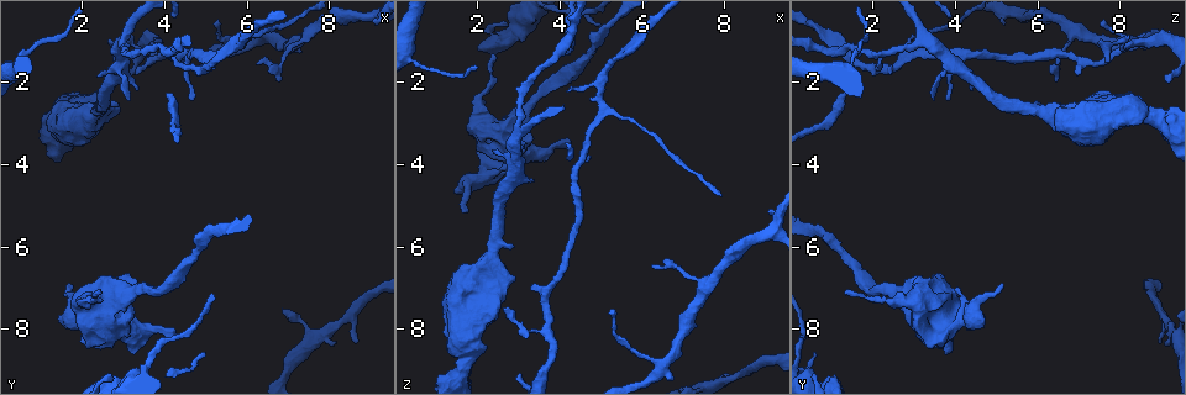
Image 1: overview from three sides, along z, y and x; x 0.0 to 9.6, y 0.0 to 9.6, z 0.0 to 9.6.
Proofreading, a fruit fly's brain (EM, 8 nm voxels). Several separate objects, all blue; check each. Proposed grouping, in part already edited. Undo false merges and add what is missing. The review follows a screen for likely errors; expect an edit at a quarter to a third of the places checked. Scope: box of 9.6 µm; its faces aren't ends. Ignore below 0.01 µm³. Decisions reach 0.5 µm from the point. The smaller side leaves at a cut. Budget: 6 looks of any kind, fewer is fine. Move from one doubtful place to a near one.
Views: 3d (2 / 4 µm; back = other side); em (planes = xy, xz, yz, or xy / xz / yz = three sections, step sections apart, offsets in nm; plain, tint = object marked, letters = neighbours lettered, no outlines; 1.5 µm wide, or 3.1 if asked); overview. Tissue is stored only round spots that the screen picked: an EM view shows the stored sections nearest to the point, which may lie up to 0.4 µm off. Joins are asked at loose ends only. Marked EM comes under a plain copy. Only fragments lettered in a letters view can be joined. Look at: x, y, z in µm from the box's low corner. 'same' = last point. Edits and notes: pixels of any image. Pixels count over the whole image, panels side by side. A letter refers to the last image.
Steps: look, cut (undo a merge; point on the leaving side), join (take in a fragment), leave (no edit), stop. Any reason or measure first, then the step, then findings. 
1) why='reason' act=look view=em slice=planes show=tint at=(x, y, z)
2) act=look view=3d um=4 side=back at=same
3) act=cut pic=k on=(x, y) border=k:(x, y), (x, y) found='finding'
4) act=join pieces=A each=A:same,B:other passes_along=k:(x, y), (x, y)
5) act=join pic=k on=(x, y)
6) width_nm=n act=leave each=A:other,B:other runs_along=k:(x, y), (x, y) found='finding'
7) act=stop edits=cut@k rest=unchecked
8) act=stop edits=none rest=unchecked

why='abrupt turn' act=look view=em slice=xz step=8 show=letters at=(6.75, 1.65, 6.40)

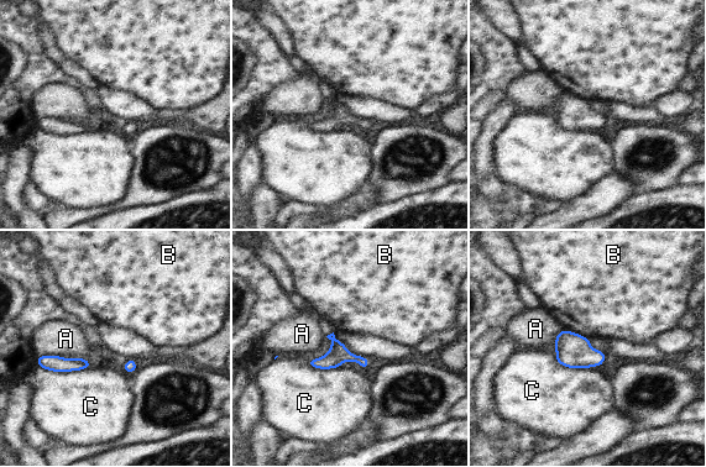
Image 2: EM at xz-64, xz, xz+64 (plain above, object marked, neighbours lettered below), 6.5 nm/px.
act=leave each=A:other,B:other,C:other found='continuous, no second neuron'

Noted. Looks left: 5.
why='branch stops here' act=look view=3d um=2 at=(4.75, 2.45, 3.75)

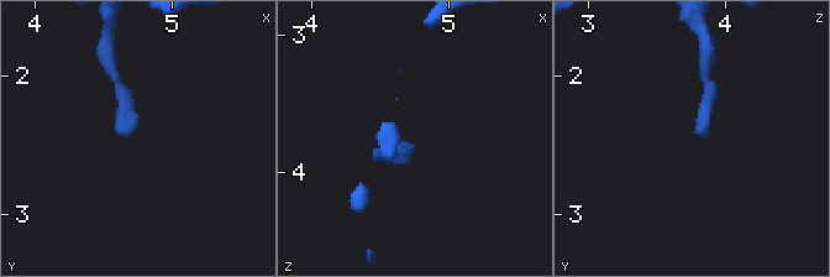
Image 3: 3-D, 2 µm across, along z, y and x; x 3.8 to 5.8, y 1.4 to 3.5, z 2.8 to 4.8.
act=look view=em slice=planes show=tint at=(4.68, 2.40, 3.78)

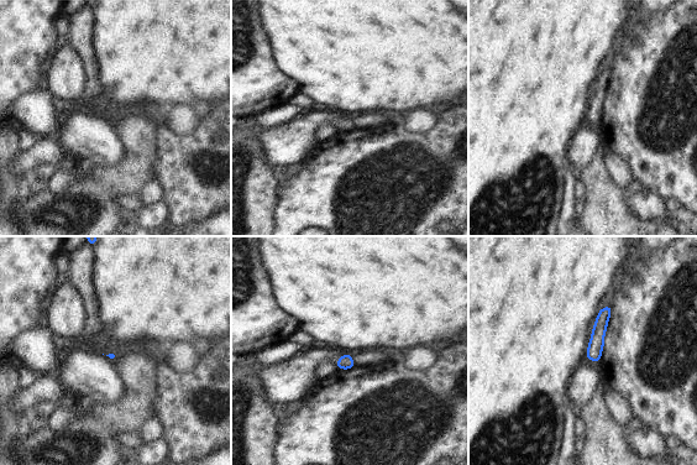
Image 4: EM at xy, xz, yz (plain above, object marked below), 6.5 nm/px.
why='see the neighbours' act=look view=em slice=planes show=letters at=same

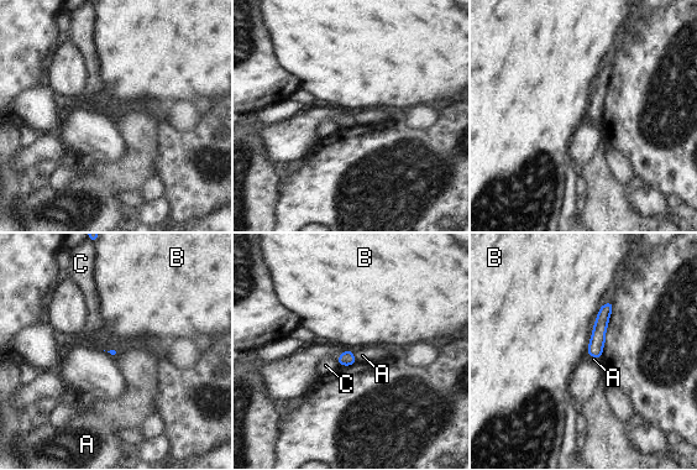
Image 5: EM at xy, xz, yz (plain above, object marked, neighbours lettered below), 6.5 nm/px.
longest_contact=B:340nm act=leave each=A:other,B:other,C:other runs_along=5:(609, 306), (591, 353) found='no lettered fragment goes on from it'

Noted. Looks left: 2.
why='an open end' act=look view=em slice=xy step=8 show=tint at=(8.70, 8.30, 9.05)

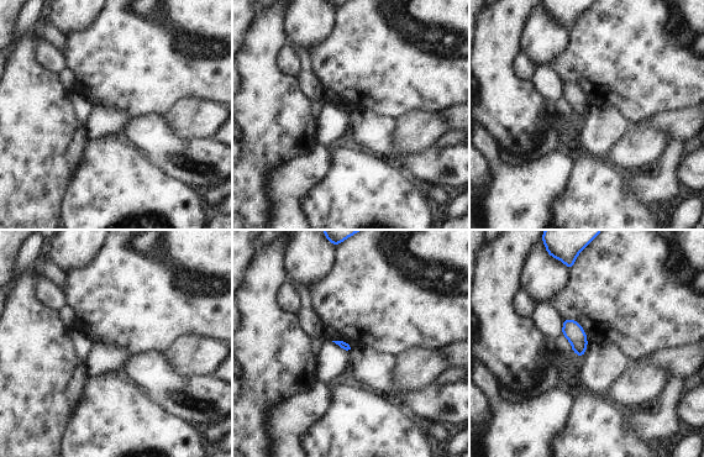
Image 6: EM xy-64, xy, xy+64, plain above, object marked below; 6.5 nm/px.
why='another direction' act=look view=em slice=planes show=letters at=same

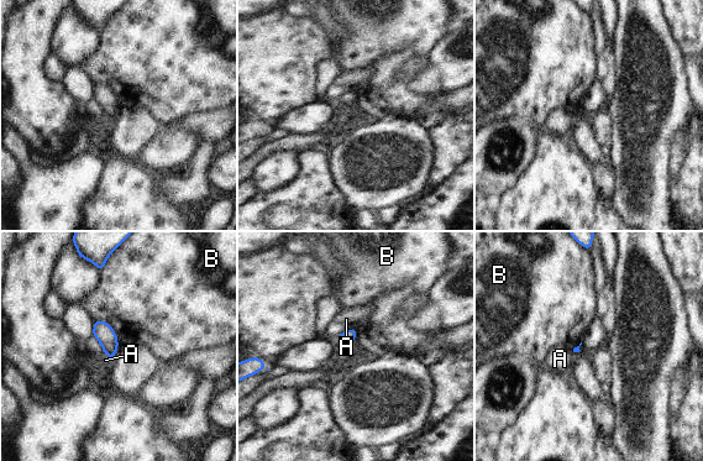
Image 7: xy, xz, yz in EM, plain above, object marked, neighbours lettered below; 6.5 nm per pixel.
act=leave each=A:other,B:other border=7:(94, 319), (106, 321), (119, 340) found='none of them fits'

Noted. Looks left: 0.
act=stop edits=none rest=unchecked

